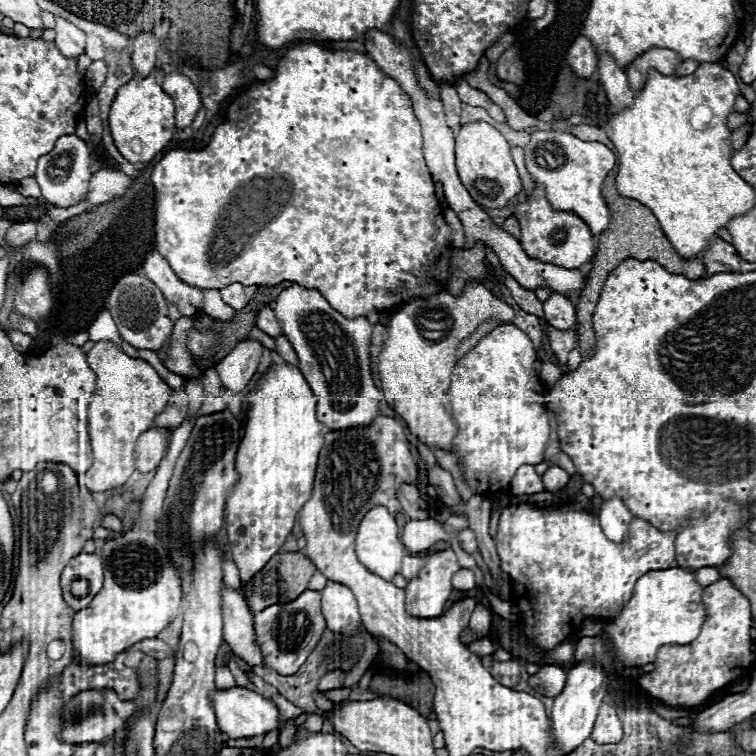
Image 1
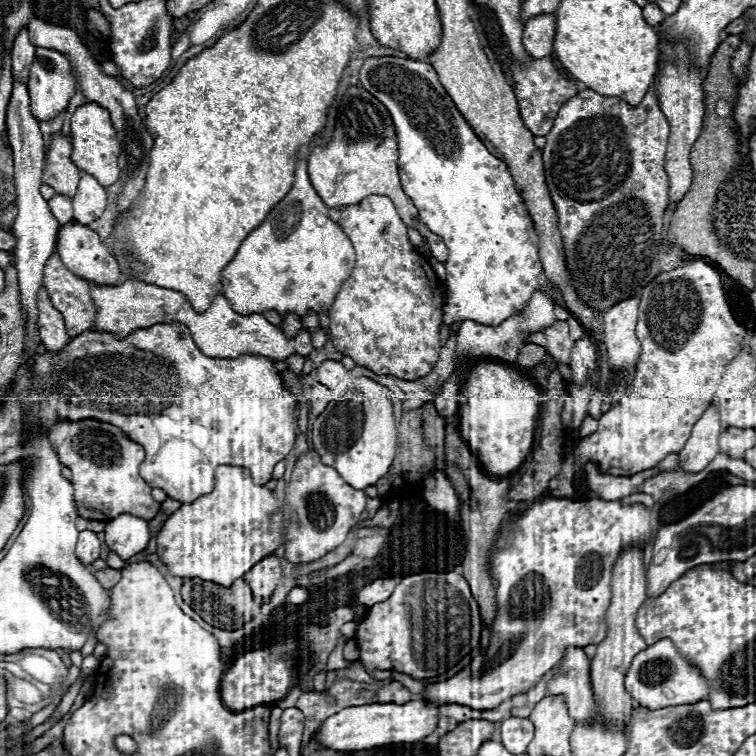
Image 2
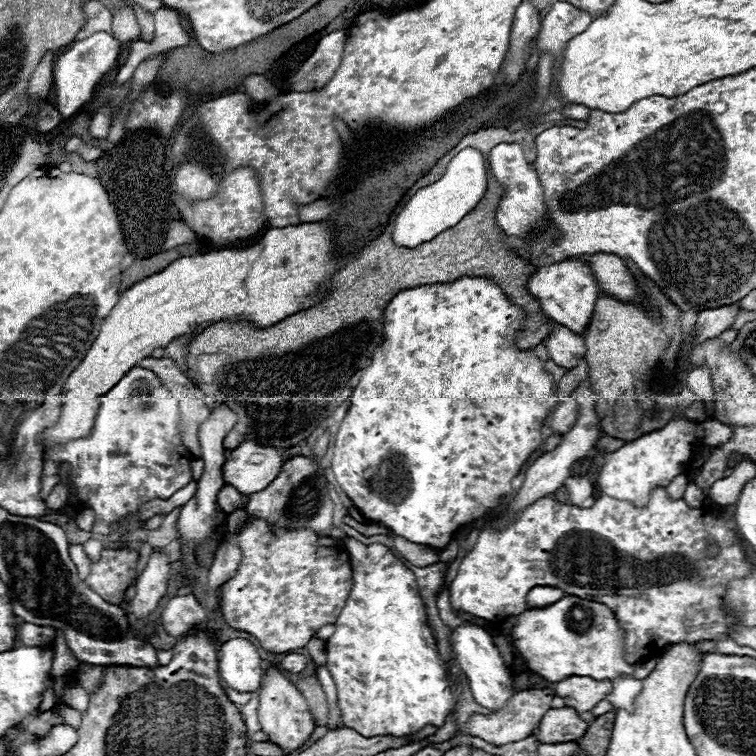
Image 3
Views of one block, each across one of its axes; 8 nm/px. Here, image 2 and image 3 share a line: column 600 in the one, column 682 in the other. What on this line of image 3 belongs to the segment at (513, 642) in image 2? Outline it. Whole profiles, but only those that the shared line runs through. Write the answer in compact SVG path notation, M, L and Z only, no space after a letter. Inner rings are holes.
M654 488L650 492L650 500L646 506L634 506L630 502L624 502L624 500L616 500L616 498L610 498L610 496L600 496L596 500L596 504L592 508L580 508L580 506L574 506L574 504L562 504L562 502L556 502L552 498L542 498L538 500L534 506L526 508L516 522L512 522L508 528L496 532L492 530L490 526L484 526L480 536L478 536L478 542L476 546L472 548L472 552L460 562L458 566L458 574L456 578L452 580L450 584L450 602L452 602L452 608L456 612L466 612L466 614L472 614L476 618L482 618L482 620L488 620L488 622L494 622L496 618L498 620L504 620L508 616L514 616L514 614L520 614L524 608L526 608L526 594L534 588L534 586L558 586L560 590L564 590L566 594L574 594L574 596L580 596L580 598L588 598L588 600L596 600L596 602L604 602L612 612L614 616L618 618L620 622L620 628L624 630L624 648L626 648L626 662L636 662L638 658L650 658L650 656L656 656L658 652L662 652L668 644L674 644L674 642L702 642L702 640L718 640L726 634L726 630L730 630L730 624L732 624L732 616L726 616L722 612L724 608L724 602L722 602L722 596L726 594L726 586L730 582L730 578L742 578L742 574L748 572L750 564L746 560L746 554L742 552L740 544L738 544L738 538L734 534L734 518L718 518L714 514L706 514L706 508L690 508L684 500L672 500L668 494L666 494L666 488ZM710 542L718 542L720 546L720 554L716 558L708 558L706 556L706 548Z

